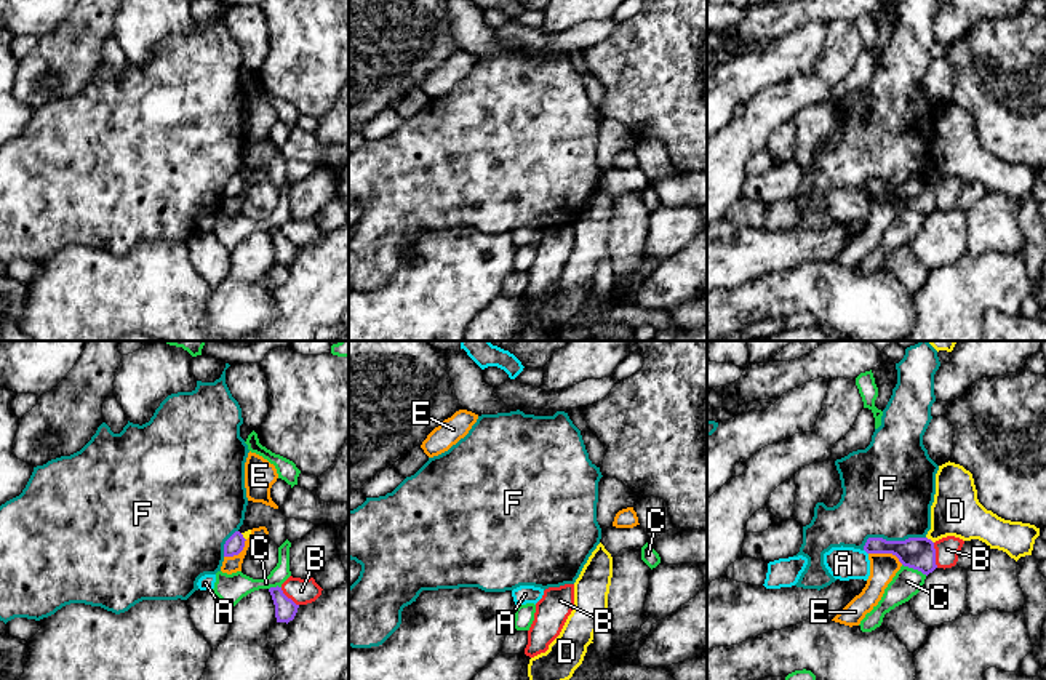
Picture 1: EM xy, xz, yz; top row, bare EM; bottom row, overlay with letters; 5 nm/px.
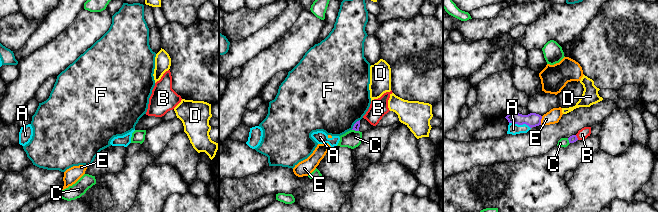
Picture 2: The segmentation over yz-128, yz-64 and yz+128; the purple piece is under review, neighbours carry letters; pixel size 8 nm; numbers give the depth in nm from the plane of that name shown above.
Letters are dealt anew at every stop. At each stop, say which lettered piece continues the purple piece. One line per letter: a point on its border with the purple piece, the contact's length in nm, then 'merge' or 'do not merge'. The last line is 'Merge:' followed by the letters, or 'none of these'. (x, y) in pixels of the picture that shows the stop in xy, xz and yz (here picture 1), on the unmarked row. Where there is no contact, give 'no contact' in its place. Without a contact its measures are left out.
A: contact yz (866, 192); length 40 nm; do not merge
B: contact yz (934, 197); length 130 nm; do not merge
C: contact yz (915, 210); length 140 nm; do not merge
D: contact yz (930, 181); length 50 nm; do not merge
E: contact yz (886, 194); length 190 nm; do not merge
F: contact yz (891, 183); length 320 nm; do not merge
Merge: none of these

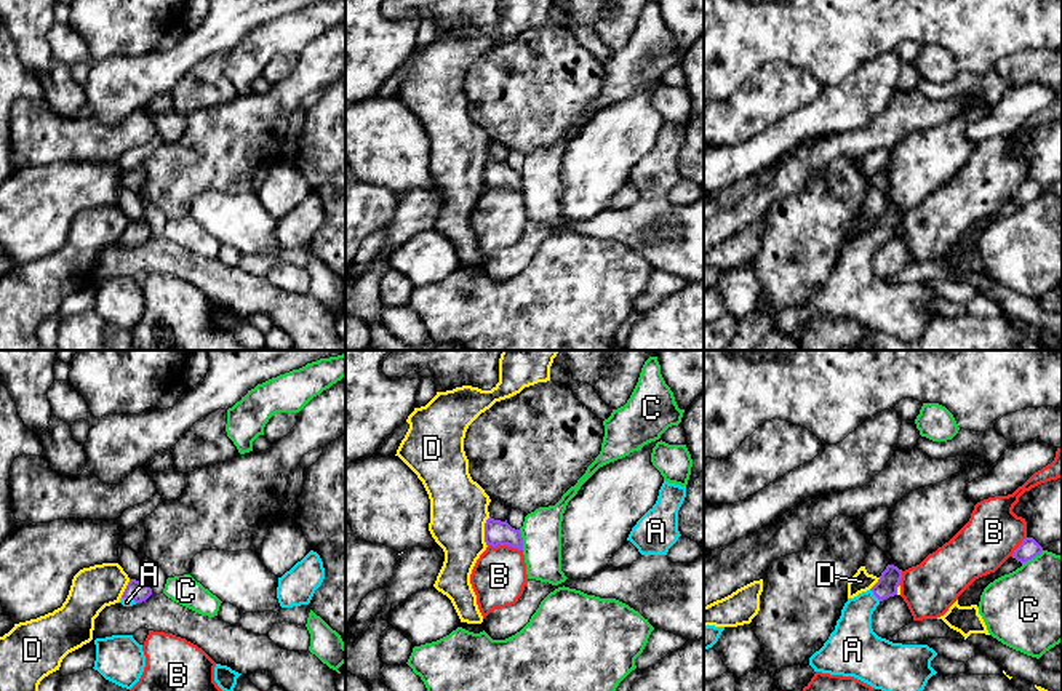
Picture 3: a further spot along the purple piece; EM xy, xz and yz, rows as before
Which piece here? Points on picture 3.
A: contact yz (875, 237); length 80 nm; merge
B: contact xz (506, 186); length 180 nm; do not merge
C: contact yz (1032, 199); length 130 nm; do not merge
D: contact xz (485, 173); length 150 nm; do not merge
Merge: A

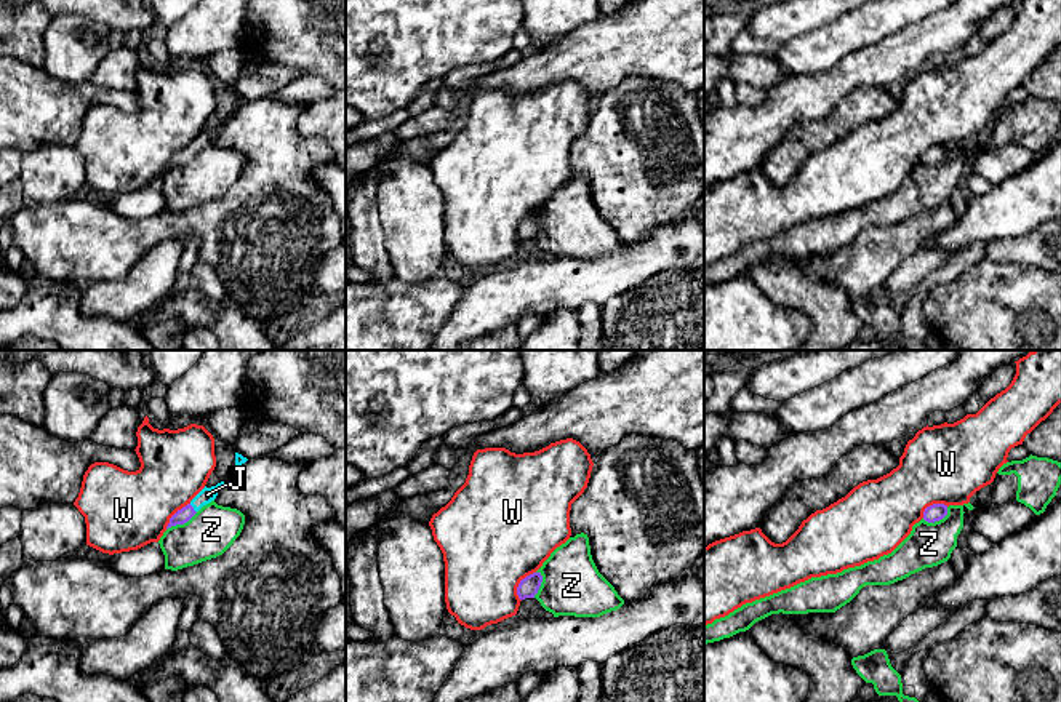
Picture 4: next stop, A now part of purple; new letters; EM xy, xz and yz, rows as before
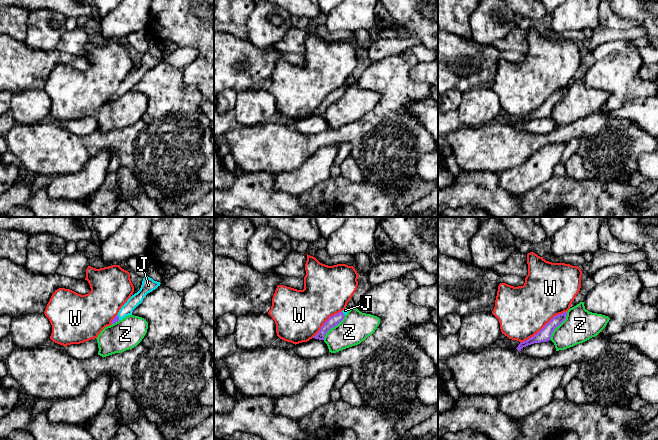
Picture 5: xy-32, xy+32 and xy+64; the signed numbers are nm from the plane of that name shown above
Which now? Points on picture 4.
J: contact xy (192, 151); length 60 nm; merge
W: contact xz (519, 226); length 170 nm; do not merge
Z: contact yz (936, 162); length 150 nm; do not merge
Merge: J

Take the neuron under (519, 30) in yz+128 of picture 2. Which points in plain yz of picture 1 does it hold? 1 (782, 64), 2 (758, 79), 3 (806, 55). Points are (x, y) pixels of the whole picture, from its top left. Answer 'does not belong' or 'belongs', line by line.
1: does not belong
2: does not belong
3: does not belong

